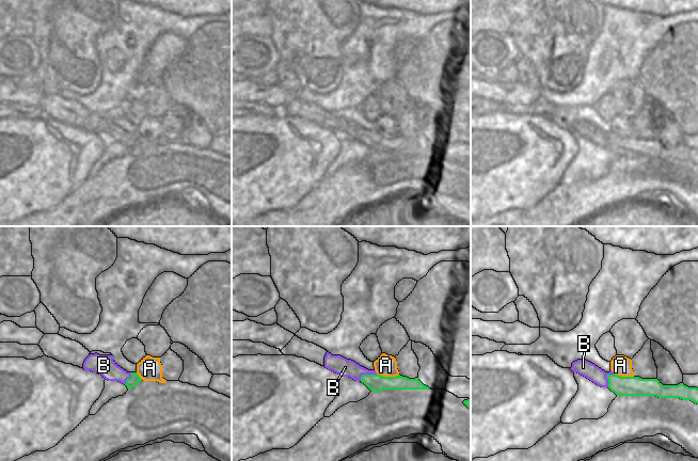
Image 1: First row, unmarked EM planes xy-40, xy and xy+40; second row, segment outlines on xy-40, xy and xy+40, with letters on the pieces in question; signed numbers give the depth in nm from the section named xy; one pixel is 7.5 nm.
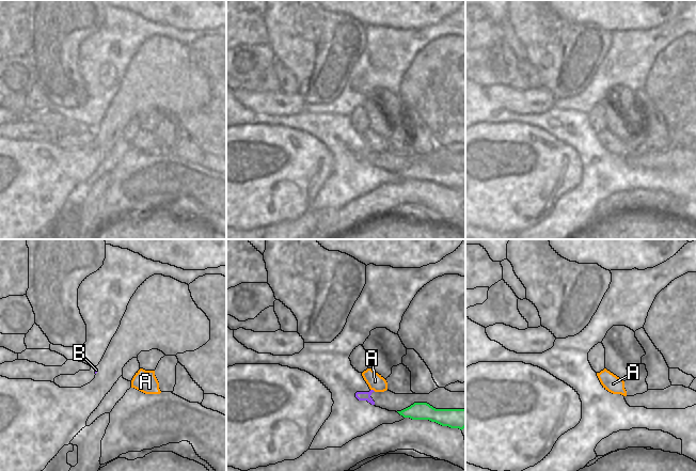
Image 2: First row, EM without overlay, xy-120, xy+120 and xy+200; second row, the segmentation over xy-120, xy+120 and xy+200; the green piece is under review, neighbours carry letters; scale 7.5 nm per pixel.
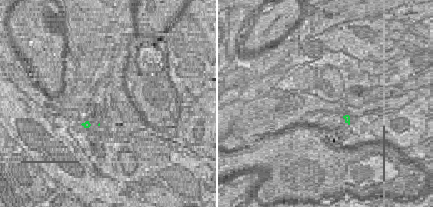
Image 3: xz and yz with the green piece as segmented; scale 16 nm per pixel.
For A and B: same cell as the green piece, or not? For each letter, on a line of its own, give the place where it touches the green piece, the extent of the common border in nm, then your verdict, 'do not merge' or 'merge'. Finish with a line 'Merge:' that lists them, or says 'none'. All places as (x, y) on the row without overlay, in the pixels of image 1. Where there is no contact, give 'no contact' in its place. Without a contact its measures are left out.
A: contact xy (387, 138); length 170 nm; do not merge
B: contact xy (366, 136); length 140 nm; merge
Merge: B

